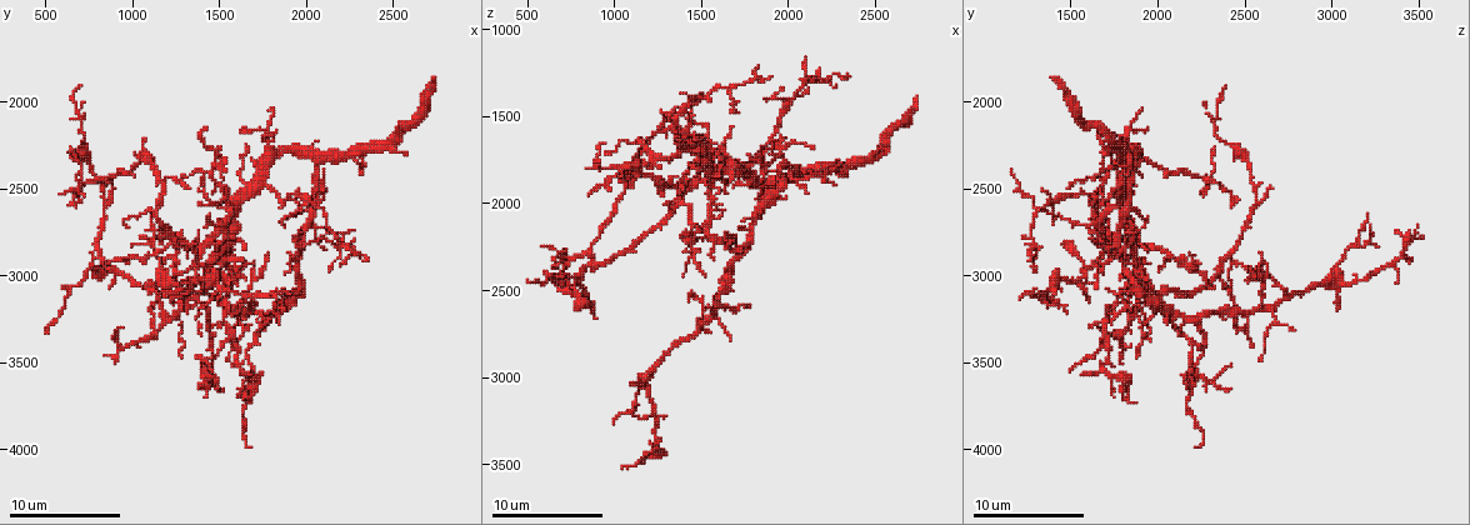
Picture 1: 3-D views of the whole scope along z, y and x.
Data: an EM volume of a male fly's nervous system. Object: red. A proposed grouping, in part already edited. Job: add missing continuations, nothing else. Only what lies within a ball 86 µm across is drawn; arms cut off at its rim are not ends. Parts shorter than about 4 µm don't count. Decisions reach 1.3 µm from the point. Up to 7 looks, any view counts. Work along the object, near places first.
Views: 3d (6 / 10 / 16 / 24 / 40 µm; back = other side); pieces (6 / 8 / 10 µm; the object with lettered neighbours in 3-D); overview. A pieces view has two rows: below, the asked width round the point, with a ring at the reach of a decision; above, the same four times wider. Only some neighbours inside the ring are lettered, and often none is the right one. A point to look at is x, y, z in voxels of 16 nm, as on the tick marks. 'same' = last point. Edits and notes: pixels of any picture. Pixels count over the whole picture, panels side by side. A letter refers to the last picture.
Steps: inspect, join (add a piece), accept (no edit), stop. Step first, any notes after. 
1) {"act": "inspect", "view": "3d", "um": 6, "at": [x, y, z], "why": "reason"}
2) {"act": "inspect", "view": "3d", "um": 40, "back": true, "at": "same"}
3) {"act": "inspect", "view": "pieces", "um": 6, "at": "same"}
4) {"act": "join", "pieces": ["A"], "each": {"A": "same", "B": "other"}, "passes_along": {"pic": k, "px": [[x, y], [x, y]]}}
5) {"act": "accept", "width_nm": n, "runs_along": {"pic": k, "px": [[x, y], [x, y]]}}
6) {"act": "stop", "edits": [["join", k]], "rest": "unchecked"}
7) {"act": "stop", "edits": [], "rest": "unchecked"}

{"act": "inspect", "view": "pieces", "um": 6, "at": [1100, 3040, 1860], "why": "an open end"}

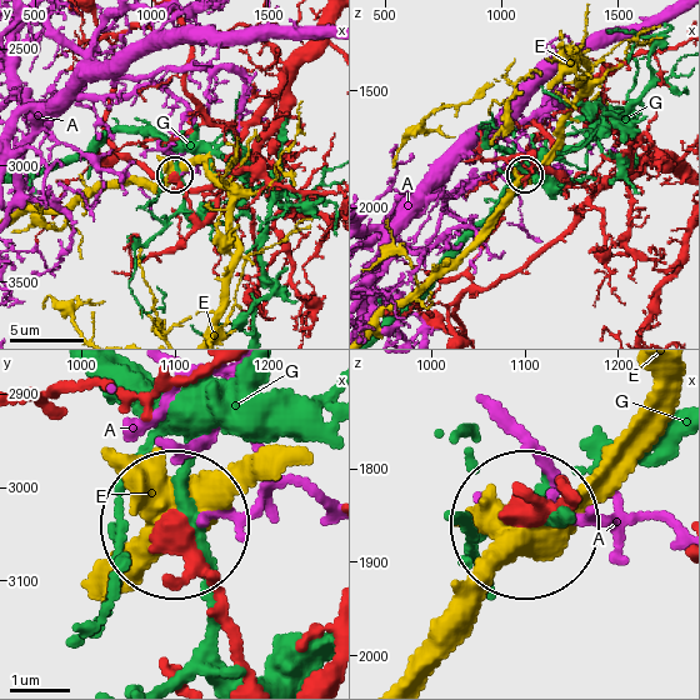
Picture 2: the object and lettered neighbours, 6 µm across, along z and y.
{"act": "accept", "each": {"A": "other", "E": "other", "G": "other"}, "runs_along": {"pic": 2, "px": [[256, 675], [173, 531]]}, "found": "no lettered piece goes on from it"}

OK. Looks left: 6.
{"act": "inspect", "view": "pieces", "um": 6, "at": [1520, 2440, 1640], "why": "tapers out"}

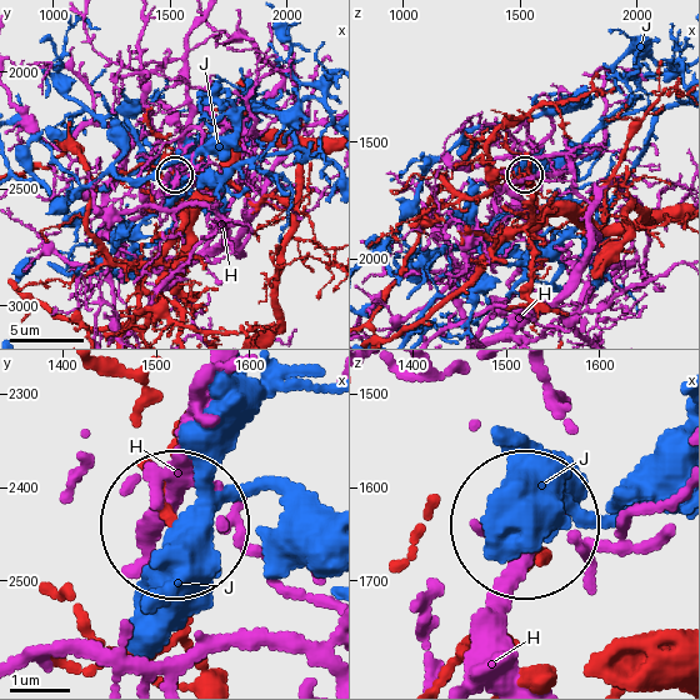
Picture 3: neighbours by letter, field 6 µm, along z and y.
{"act": "accept", "each": {"H": "other", "J": "other"}, "found": "none of them fits"}

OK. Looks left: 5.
{"act": "inspect", "view": "3d", "um": 10, "at": [1960, 2760, 1620], "why": "branch stops here"}

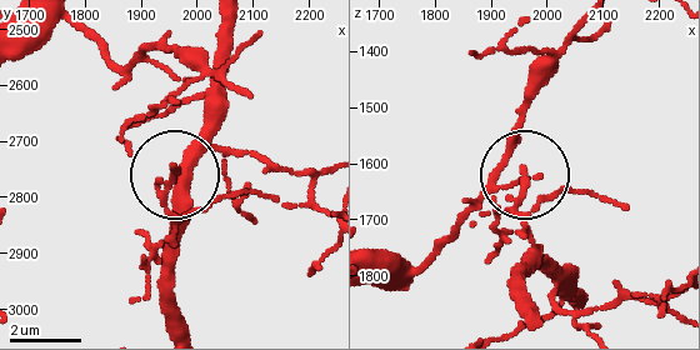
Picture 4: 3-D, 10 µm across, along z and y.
{"act": "inspect", "view": "pieces", "um": 8, "at": [1955, 2745, 1615]}

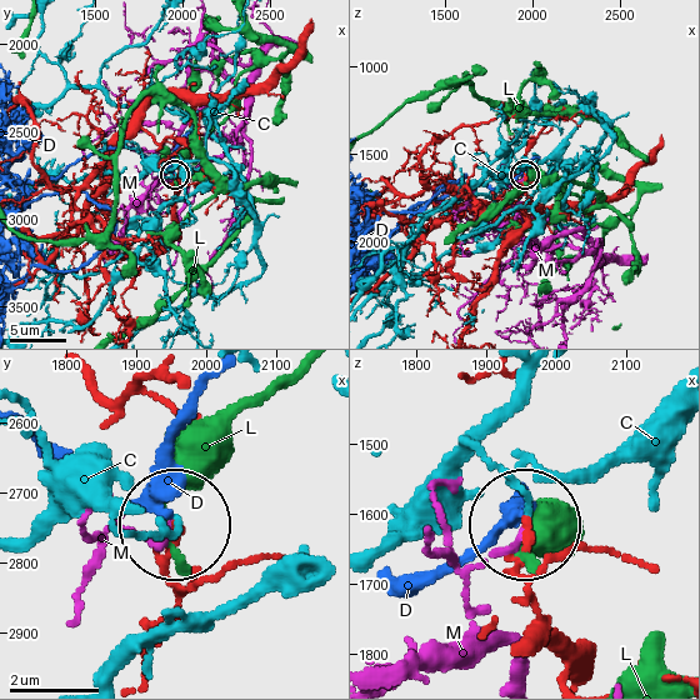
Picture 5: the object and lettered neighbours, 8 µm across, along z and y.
{"act": "accept", "width_nm": 170, "each": {"C": "other", "D": "other", "L": "other", "M": "other"}, "runs_along": {"pic": 5, "px": [[593, 675], [548, 630], [514, 570], [525, 533]]}, "found": "none of them fits"}

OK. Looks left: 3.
{"act": "stop", "edits": [], "rest": "unchecked"}

